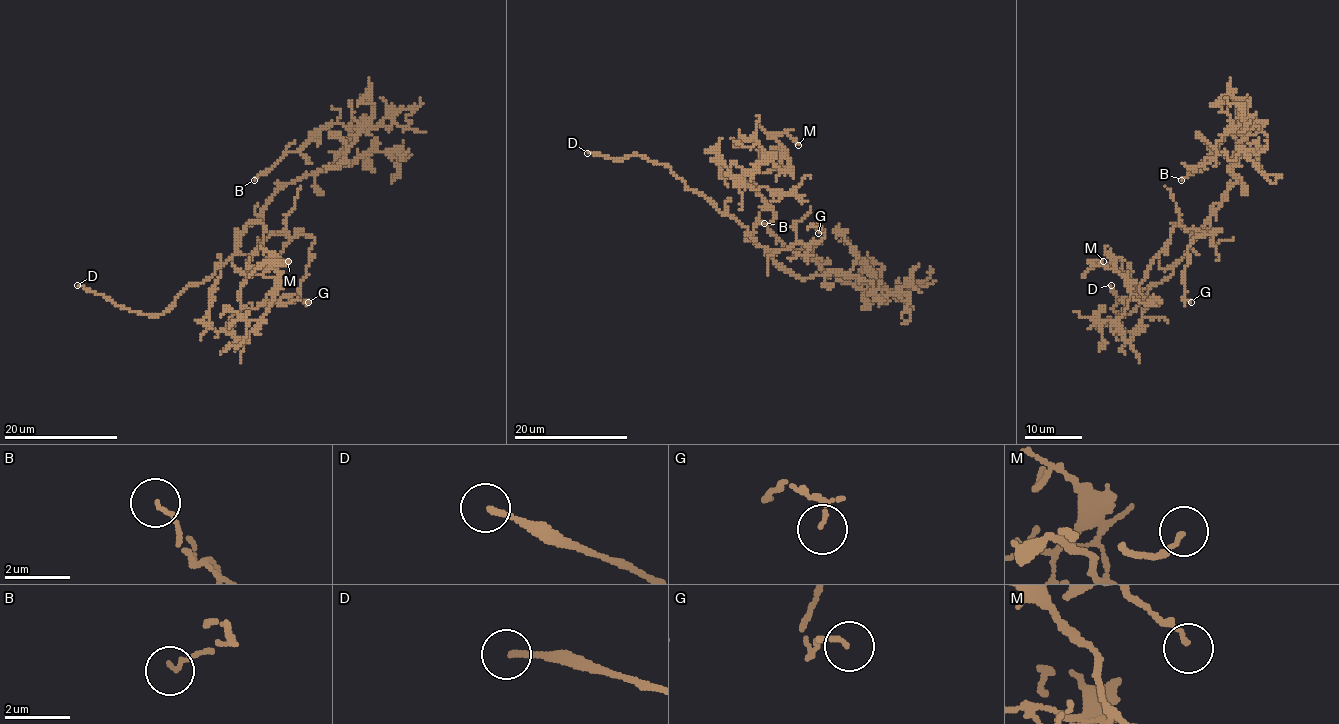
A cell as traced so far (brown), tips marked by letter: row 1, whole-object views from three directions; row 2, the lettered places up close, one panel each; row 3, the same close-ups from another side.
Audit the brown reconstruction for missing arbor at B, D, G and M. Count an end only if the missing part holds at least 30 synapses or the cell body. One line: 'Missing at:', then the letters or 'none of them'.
Missing at: D

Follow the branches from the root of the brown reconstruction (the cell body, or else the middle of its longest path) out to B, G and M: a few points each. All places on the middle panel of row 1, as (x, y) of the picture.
B: (755, 224), (753, 239), (795, 276), (840, 273), (859, 283), (827, 274), (764, 223)
G: (755, 224), (753, 239), (773, 251), (818, 242), (824, 233), (817, 224), (810, 226), (817, 227), (818, 233)
M: (755, 224), (775, 214), (751, 182), (738, 183), (768, 159), (785, 172), (777, 136), (798, 145)

